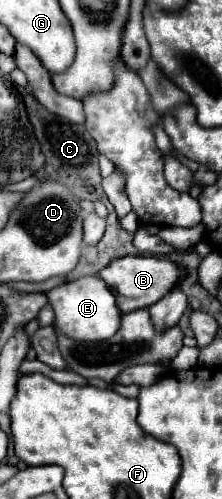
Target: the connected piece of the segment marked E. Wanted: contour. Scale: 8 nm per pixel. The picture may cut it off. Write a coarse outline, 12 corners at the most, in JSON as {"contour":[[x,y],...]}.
{"contour":[[99,276],[55,286],[57,328],[81,342],[115,336],[123,314]]}

